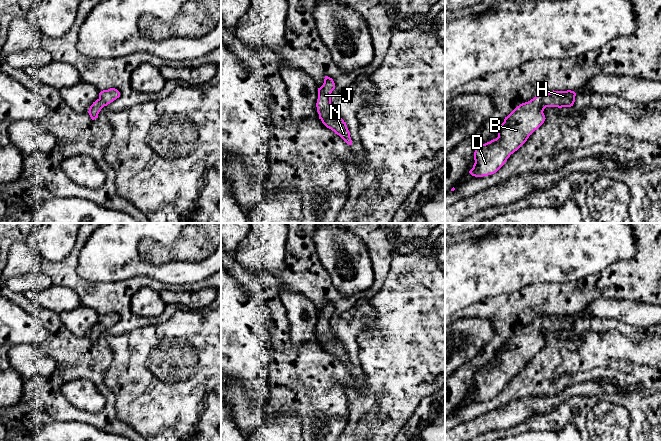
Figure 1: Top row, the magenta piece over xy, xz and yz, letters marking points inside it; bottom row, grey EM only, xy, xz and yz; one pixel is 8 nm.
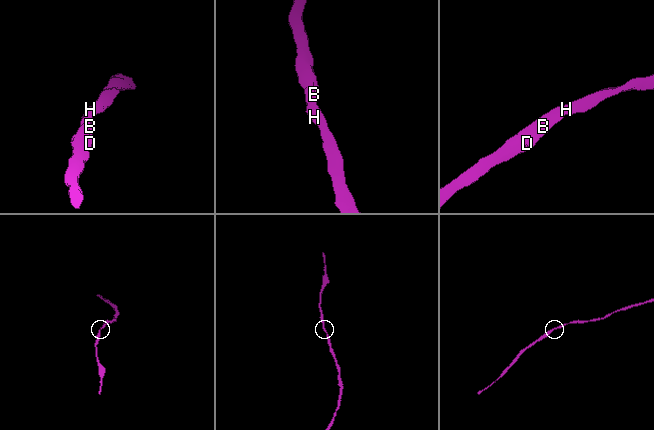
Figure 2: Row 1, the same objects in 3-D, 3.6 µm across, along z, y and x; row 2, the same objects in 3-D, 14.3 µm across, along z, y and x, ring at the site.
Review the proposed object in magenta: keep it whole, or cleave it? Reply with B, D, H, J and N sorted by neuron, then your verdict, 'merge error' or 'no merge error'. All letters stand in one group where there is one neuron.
B D H J N | no merge error

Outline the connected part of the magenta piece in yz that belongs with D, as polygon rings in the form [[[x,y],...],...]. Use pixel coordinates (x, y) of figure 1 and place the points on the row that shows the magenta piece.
[[[571,90],[542,93],[528,102],[517,106],[498,128],[498,137],[475,149],[473,168],[469,171],[472,176],[483,177],[496,173],[507,161],[511,154],[517,151],[545,121],[543,113],[546,107],[571,107],[575,102],[576,93]]]

